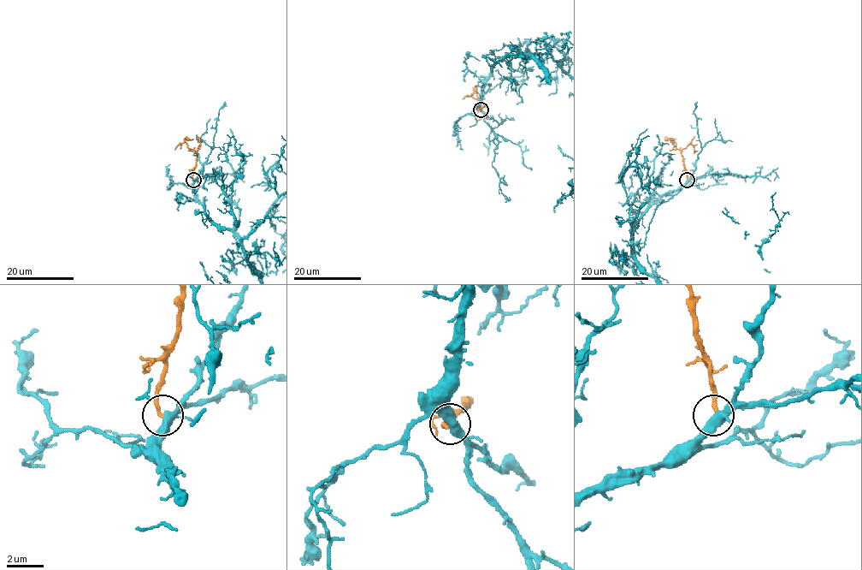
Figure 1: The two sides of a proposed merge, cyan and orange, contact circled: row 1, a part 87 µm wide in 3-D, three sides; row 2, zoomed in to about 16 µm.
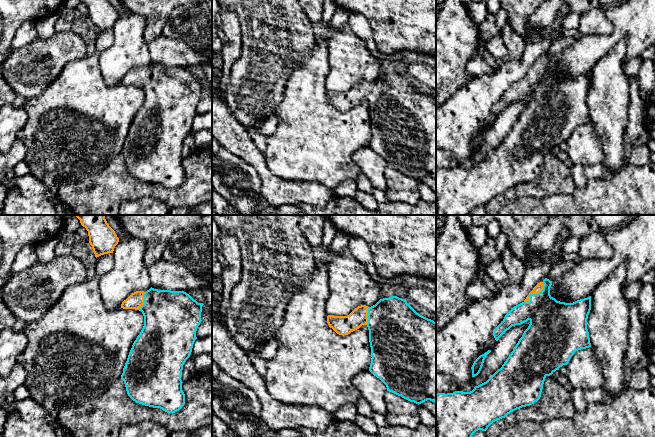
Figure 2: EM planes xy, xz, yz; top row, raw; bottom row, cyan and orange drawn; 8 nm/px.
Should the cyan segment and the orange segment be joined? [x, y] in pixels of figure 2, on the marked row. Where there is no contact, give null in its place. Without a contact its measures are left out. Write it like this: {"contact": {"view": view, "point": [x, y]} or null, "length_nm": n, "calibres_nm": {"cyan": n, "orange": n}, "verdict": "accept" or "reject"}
{"contact": {"view": "yz", "point": [534, 294]}, "length_nm": 220, "calibres_nm": {"cyan": 340, "orange": 70}, "verdict": "accept"}

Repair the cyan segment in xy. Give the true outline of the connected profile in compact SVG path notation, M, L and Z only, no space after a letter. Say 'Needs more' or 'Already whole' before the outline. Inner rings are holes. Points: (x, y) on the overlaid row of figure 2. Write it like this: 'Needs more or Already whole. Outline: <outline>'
Needs more. Outline: M152 287L146 292L136 291L122 302L121 308L139 310L144 316L144 326L132 345L121 375L127 394L133 401L167 413L175 413L184 406L182 370L197 339L202 306L203 303L198 303L184 291Z

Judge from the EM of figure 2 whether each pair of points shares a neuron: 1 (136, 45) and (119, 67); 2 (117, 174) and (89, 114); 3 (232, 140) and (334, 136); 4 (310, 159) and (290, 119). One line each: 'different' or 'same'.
1: same
2: different
3: different
4: same

